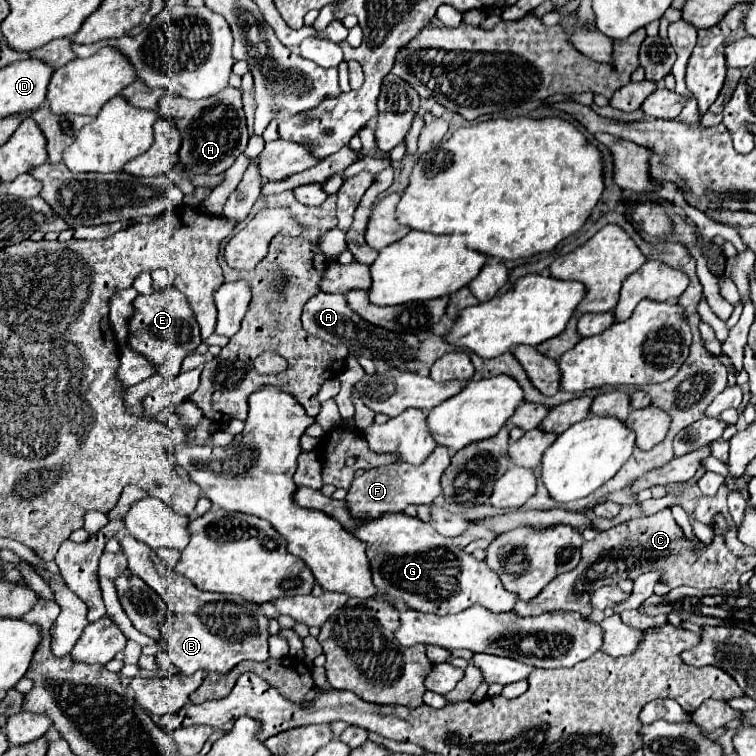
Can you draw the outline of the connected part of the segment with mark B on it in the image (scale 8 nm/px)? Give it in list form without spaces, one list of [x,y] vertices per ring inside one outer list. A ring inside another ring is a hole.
[[[123,536],[119,542],[123,554],[129,558],[129,570],[147,582],[169,606],[171,616],[161,625],[161,640],[166,643],[167,654],[179,672],[187,676],[197,670],[227,674],[243,660],[263,662],[269,658],[269,618],[259,612],[257,604],[241,596],[203,592],[185,576],[169,574],[159,556],[133,536]]]

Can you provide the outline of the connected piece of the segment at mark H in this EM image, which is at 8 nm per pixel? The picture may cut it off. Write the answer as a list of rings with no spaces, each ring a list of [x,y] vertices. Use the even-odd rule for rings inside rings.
[[[225,88],[219,94],[203,100],[187,100],[181,96],[163,96],[157,114],[173,122],[181,132],[179,164],[193,174],[221,174],[239,154],[243,154],[249,134],[241,106],[241,90]]]

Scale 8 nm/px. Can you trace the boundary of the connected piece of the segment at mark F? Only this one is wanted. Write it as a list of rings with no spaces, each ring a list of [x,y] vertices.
[[[437,446],[431,456],[421,466],[411,466],[407,462],[393,462],[381,468],[367,470],[363,476],[355,478],[345,500],[347,510],[355,520],[377,520],[387,512],[403,512],[409,504],[421,506],[431,504],[441,494],[441,474],[449,466],[449,452],[443,446]]]

